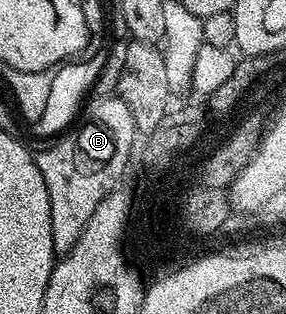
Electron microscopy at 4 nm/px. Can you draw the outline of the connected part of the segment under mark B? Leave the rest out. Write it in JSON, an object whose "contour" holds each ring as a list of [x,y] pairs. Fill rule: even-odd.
{"contour":[[[116,97],[107,99],[90,98],[84,104],[79,118],[58,138],[50,142],[46,151],[37,151],[35,158],[39,173],[43,173],[43,185],[47,185],[47,193],[51,201],[51,237],[53,238],[53,249],[58,256],[65,255],[79,241],[87,221],[91,221],[91,213],[107,197],[109,192],[118,186],[121,174],[129,163],[129,154],[134,154],[133,138],[138,138],[139,132],[135,121],[131,117],[131,109],[123,100]]]}

